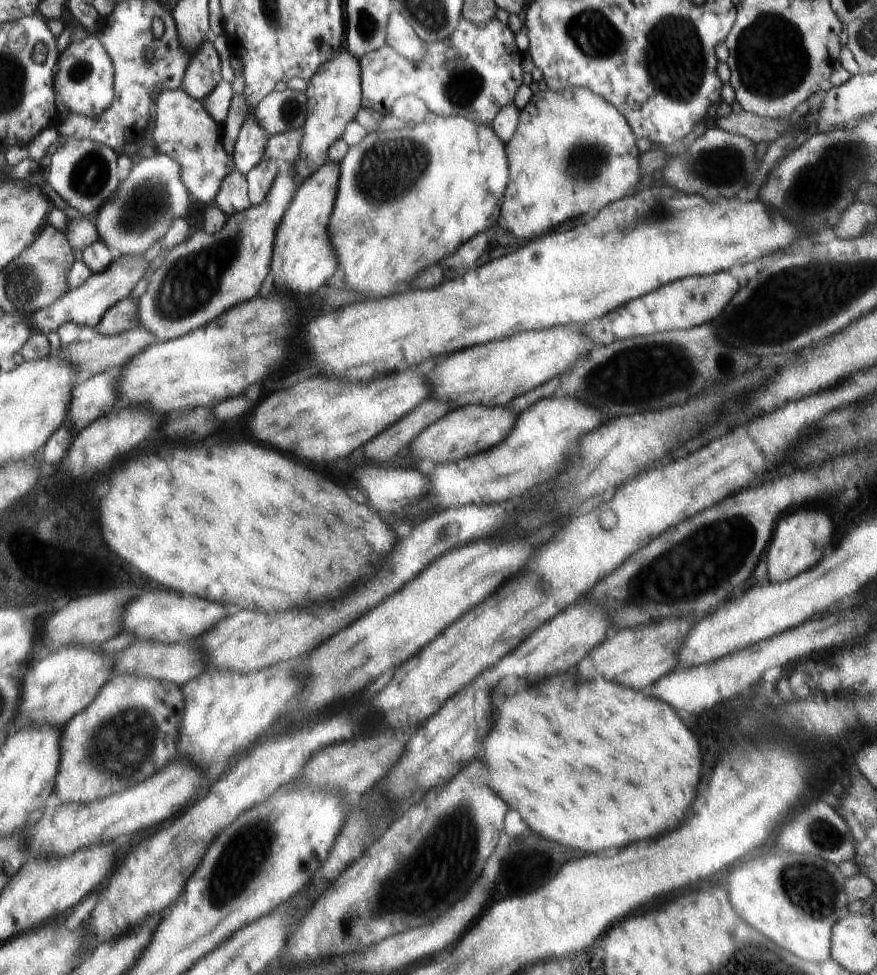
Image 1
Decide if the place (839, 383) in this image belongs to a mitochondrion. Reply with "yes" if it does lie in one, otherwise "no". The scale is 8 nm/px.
no

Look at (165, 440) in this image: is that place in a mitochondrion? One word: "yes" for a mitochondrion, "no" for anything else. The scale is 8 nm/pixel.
no

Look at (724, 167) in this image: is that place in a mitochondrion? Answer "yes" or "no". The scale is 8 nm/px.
yes

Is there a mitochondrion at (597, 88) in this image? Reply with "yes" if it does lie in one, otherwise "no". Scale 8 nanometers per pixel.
no

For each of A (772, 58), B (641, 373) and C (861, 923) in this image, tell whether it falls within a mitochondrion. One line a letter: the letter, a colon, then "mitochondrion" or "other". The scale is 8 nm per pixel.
A: mitochondrion
B: mitochondrion
C: other

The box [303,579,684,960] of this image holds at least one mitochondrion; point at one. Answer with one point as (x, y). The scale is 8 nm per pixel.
(435, 870)

